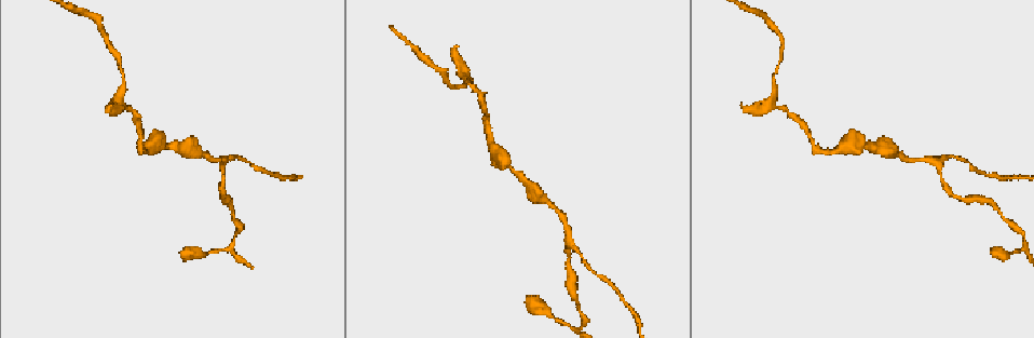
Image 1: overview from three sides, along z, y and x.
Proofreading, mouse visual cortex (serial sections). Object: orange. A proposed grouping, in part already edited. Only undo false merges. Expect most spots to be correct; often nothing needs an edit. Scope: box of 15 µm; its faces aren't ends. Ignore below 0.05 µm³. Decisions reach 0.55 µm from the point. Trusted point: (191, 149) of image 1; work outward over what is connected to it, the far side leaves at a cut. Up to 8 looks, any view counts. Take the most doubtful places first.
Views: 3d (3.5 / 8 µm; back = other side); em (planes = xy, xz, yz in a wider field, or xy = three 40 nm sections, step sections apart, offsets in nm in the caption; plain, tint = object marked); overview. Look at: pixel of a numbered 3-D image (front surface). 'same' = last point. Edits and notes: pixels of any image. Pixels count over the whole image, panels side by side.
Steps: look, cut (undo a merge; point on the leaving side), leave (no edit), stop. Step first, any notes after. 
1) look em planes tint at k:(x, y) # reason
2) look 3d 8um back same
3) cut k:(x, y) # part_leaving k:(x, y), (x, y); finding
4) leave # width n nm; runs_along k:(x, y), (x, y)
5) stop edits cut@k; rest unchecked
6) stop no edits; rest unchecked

look 3d 3.5um at 1:(937, 162) # three arms meet

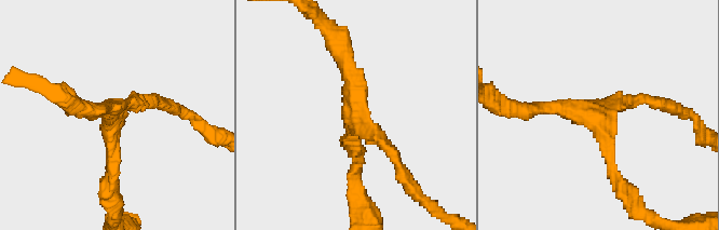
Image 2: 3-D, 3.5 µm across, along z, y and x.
look em planes tint at 2:(352, 114) # arms 3; arm_widths 150, 200, 200 nm

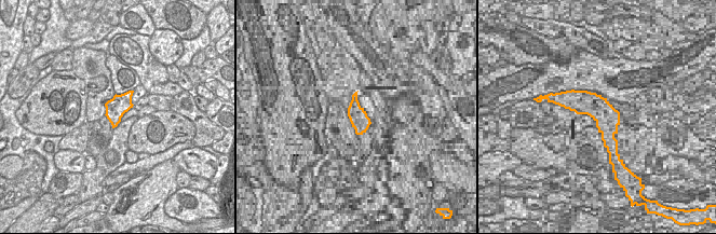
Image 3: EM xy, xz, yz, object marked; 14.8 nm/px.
leave # runs_along 2:(528, 111), (592, 111), (622, 185); one cell here

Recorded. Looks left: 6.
look 3d 8um at 1:(162, 144) # a fork

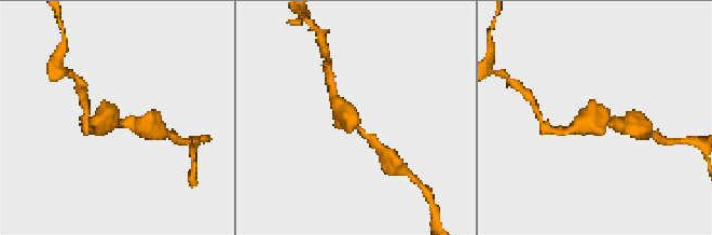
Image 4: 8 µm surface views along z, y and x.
look 3d 3.5um back at 4:(355, 127) # closer look

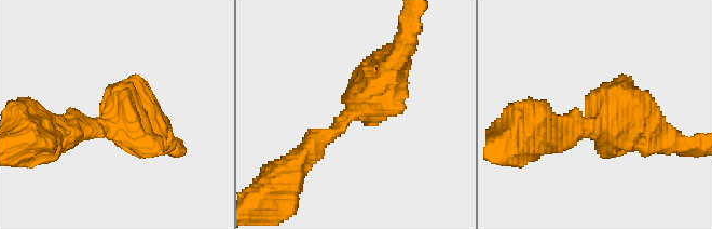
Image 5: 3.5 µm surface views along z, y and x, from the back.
leave # all the same cell

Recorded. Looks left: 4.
look 3d 8um at 1:(467, 74) # sharp bend

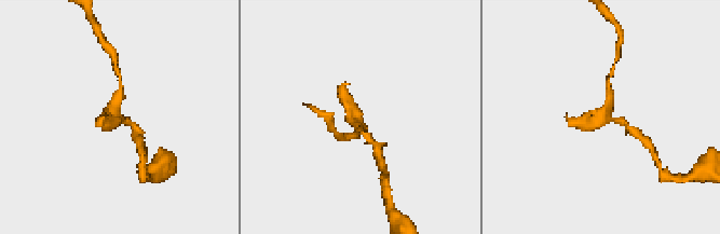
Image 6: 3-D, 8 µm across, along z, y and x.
look 3d 3.5um at 6:(607, 119) # zoom in

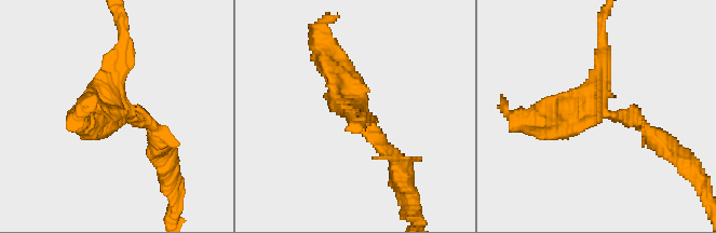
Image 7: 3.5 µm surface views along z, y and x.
look em planes tint at 7:(115, 108) # arms 3; arm_widths 200, 250, 450 nm

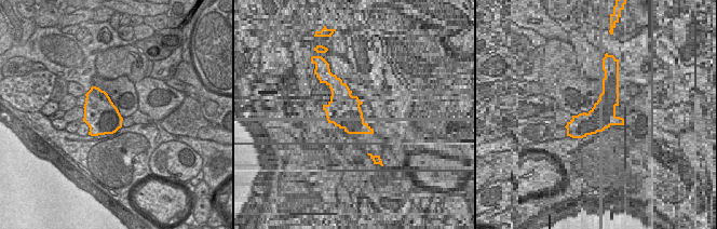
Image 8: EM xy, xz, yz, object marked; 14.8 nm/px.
leave # width 500 nm; runs_along 7:(648, 132), (598, 109), (600, 36); continuous, no second cell

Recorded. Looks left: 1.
stop no edits; rest unchecked

